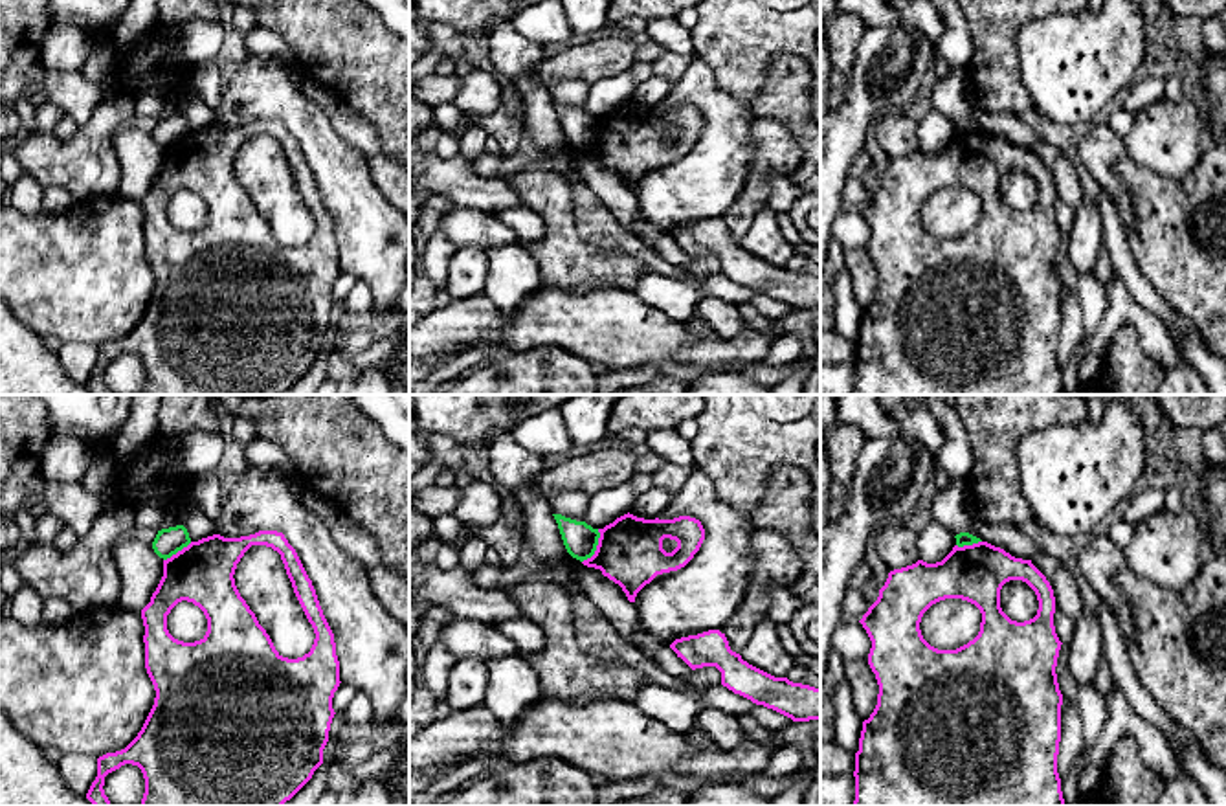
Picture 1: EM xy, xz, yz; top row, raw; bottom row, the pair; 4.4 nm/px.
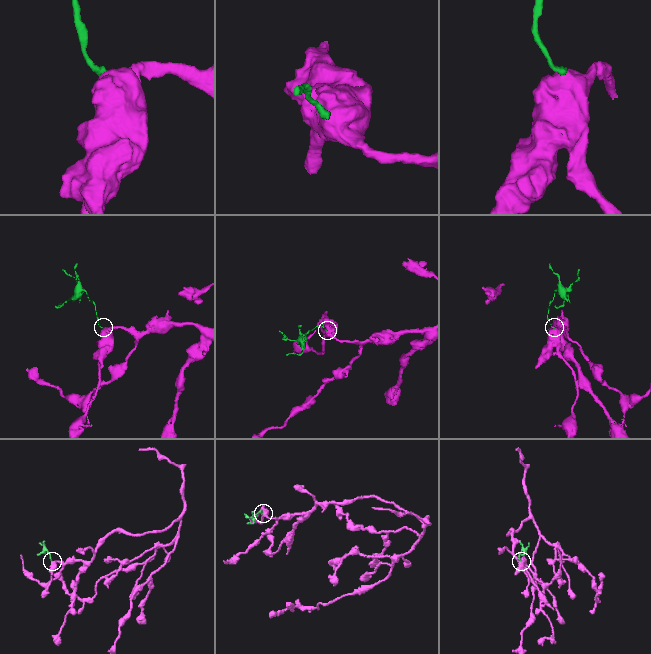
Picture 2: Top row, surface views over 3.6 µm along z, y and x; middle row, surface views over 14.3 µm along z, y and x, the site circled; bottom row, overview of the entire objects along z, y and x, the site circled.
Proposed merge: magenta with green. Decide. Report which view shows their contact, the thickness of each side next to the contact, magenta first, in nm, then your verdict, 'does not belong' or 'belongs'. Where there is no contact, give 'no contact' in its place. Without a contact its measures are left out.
contact in xz; calibres 280 and 150 nm; does not belong

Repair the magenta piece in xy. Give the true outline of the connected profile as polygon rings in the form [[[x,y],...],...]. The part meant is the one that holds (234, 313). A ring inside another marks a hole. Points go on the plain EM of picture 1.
[[[259,119],[250,125],[224,127],[213,123],[163,149],[163,165],[141,198],[145,215],[145,257],[154,274],[154,294],[138,325],[121,340],[97,347],[97,365],[86,387],[94,395],[112,395],[105,384],[105,365],[125,353],[138,354],[145,367],[145,382],[138,395],[283,395],[323,353],[323,338],[334,307],[332,286],[340,275],[340,250],[334,222],[323,204],[312,169],[295,138],[283,121]],[[251,134],[266,134],[281,143],[294,182],[314,217],[316,228],[308,242],[297,248],[283,246],[255,202],[235,174],[235,158]],[[182,191],[193,191],[207,207],[207,220],[200,229],[184,231],[167,218],[167,204]]]

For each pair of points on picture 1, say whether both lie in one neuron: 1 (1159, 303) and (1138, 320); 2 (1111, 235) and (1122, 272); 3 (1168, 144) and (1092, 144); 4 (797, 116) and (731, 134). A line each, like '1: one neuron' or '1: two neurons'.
1: two neurons
2: one neuron
3: two neurons
4: two neurons

